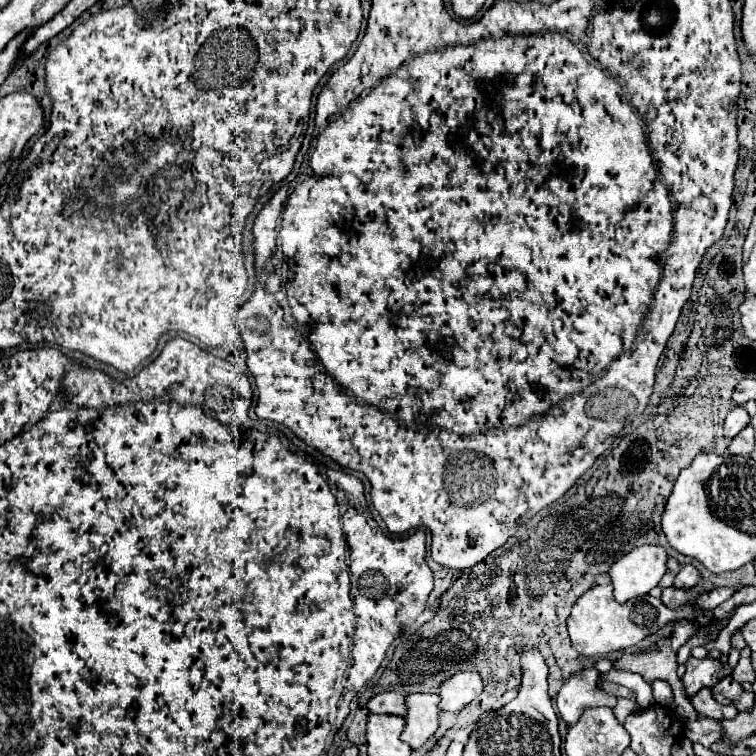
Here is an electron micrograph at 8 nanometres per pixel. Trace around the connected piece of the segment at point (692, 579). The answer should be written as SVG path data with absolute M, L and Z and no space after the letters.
M692 564L682 566L682 570L676 574L674 578L674 588L682 588L682 590L690 590L700 582L700 574Z

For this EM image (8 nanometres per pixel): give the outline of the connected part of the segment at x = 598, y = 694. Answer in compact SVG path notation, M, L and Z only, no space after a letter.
M588 668L570 676L564 682L562 690L556 696L556 708L566 726L576 724L582 712L592 706L608 706L608 708L616 706L616 698L602 692L596 680L598 672L594 668Z

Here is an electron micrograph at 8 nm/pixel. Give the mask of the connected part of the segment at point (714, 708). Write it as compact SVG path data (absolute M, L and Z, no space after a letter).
M702 688L696 696L692 696L692 706L696 712L704 718L714 718L714 720L730 720L736 718L738 710L734 706L722 706L712 698L710 688Z

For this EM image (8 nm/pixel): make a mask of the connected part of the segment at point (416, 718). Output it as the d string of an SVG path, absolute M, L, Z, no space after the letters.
M408 694L406 704L408 712L404 714L406 726L402 740L412 748L420 748L436 730L438 730L438 694Z

